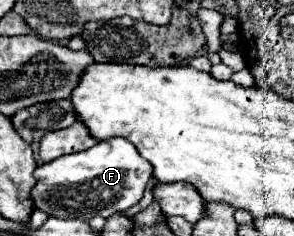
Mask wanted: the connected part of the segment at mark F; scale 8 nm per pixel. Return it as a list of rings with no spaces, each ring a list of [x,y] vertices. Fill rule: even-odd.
[[[115,136],[95,144],[89,150],[61,156],[49,164],[39,166],[35,170],[37,186],[33,188],[31,196],[35,208],[45,210],[49,216],[91,220],[97,214],[109,218],[113,212],[123,212],[135,206],[143,198],[151,176],[153,166],[139,156],[137,148],[129,140]]]

